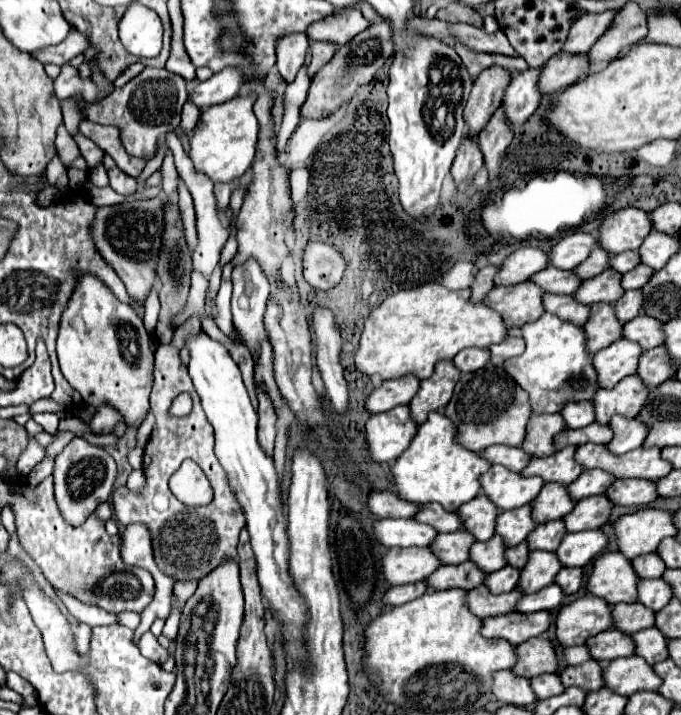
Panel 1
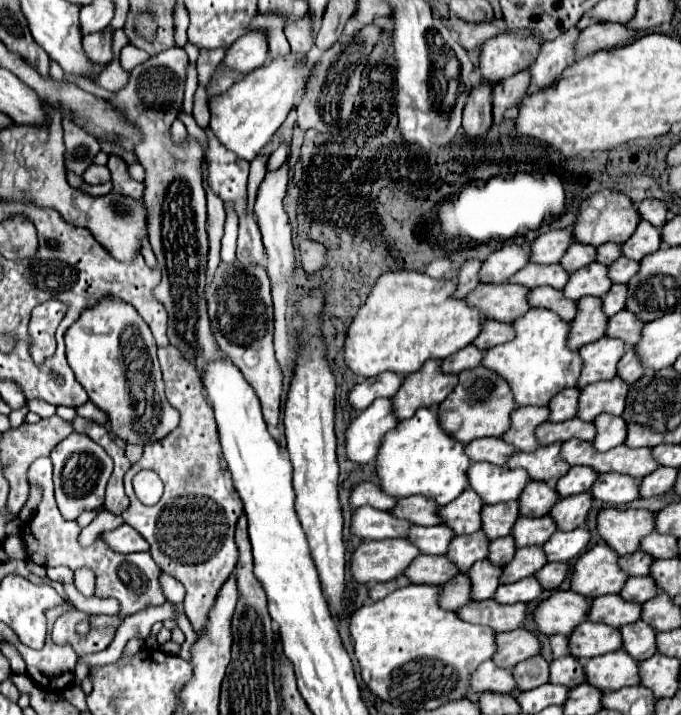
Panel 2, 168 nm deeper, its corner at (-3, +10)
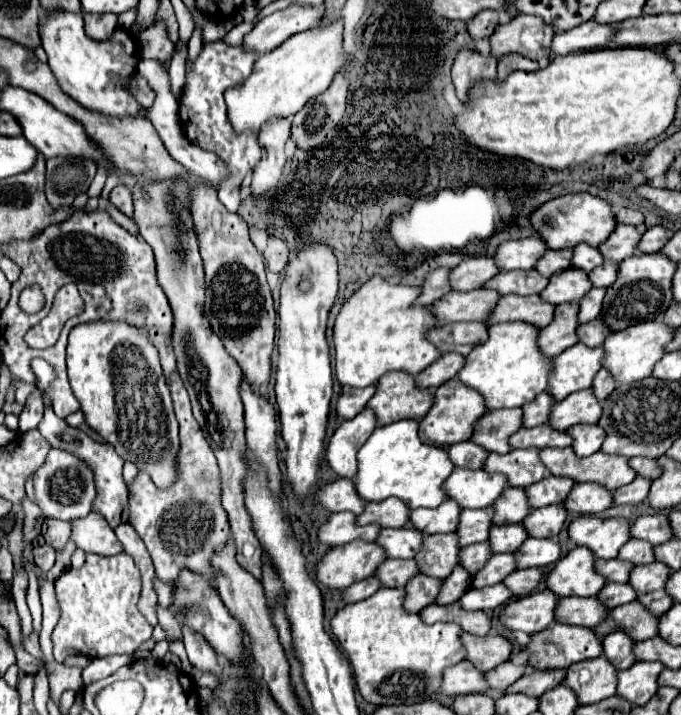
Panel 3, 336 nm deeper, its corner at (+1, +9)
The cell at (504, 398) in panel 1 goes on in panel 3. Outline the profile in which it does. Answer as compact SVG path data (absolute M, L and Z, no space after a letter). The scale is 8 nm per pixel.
M452 378L434 390L434 406L424 416L424 420L420 420L420 438L426 444L440 448L466 442L472 438L482 414L486 414L484 398L480 398L480 394L476 394L476 390L472 390L470 386L464 386L462 382L456 382L456 378Z

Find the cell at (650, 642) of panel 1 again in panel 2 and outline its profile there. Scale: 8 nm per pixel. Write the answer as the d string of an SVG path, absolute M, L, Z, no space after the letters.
M644 621L624 625L620 629L620 635L622 649L626 649L626 653L632 655L636 661L650 659L656 653L656 631L650 625L644 625Z

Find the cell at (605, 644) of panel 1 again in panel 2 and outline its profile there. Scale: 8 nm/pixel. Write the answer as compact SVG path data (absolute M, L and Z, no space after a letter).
M582 621L568 635L570 655L576 659L590 659L620 649L620 631L610 625Z

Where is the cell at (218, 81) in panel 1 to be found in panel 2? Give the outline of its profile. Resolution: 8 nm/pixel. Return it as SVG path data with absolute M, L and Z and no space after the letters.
M256 29L256 31L242 35L236 43L228 47L222 65L236 69L240 73L250 73L252 69L264 65L268 59L270 59L268 37L264 31Z

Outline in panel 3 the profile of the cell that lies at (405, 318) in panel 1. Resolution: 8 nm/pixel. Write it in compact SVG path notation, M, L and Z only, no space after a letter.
M372 276L344 302L334 324L336 376L342 386L364 388L392 370L406 370L416 376L442 356L442 352L426 340L428 330L432 330L434 324L438 326L438 318L430 306L414 304L420 294L420 286L392 284L382 276Z

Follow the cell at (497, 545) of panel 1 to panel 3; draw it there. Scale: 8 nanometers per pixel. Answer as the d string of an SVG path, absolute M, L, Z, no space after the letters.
M434 534L424 538L424 546L416 556L422 574L448 578L454 566L460 564L460 544L458 534Z

